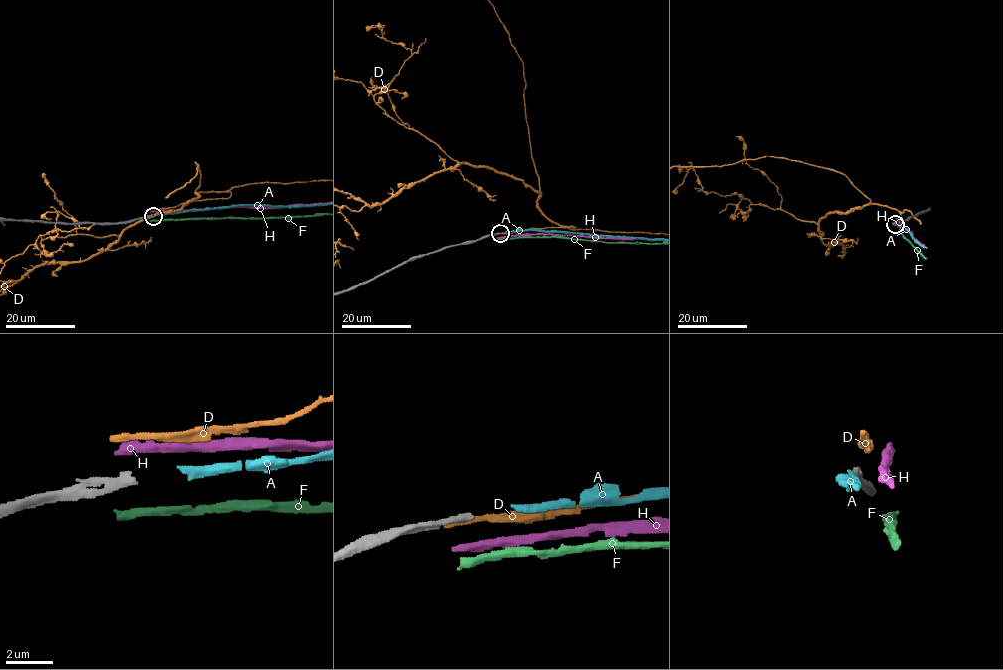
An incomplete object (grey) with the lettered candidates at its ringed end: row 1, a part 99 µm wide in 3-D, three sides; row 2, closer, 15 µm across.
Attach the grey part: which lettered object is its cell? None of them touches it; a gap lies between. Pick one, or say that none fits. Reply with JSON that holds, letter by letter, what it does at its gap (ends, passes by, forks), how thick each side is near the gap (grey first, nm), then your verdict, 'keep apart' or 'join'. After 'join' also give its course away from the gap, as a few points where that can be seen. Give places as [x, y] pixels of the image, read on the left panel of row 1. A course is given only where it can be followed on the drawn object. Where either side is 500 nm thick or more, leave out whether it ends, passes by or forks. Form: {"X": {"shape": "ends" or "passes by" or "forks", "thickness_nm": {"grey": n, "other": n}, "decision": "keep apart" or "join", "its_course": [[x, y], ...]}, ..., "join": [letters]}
{"A": {"shape": "ends", "thickness_nm": {"grey": 340, "other": 280}, "decision": "join"}, "D": {"shape": "ends", "thickness_nm": {"grey": 340, "other": 320}, "decision": "keep apart"}, "F": {"shape": "passes by", "thickness_nm": {"grey": 340, "other": 320}, "decision": "keep apart"}, "H": {"thickness_nm": {"grey": 340, "other": 500}, "decision": "keep apart"}, "join": ["A"]}

